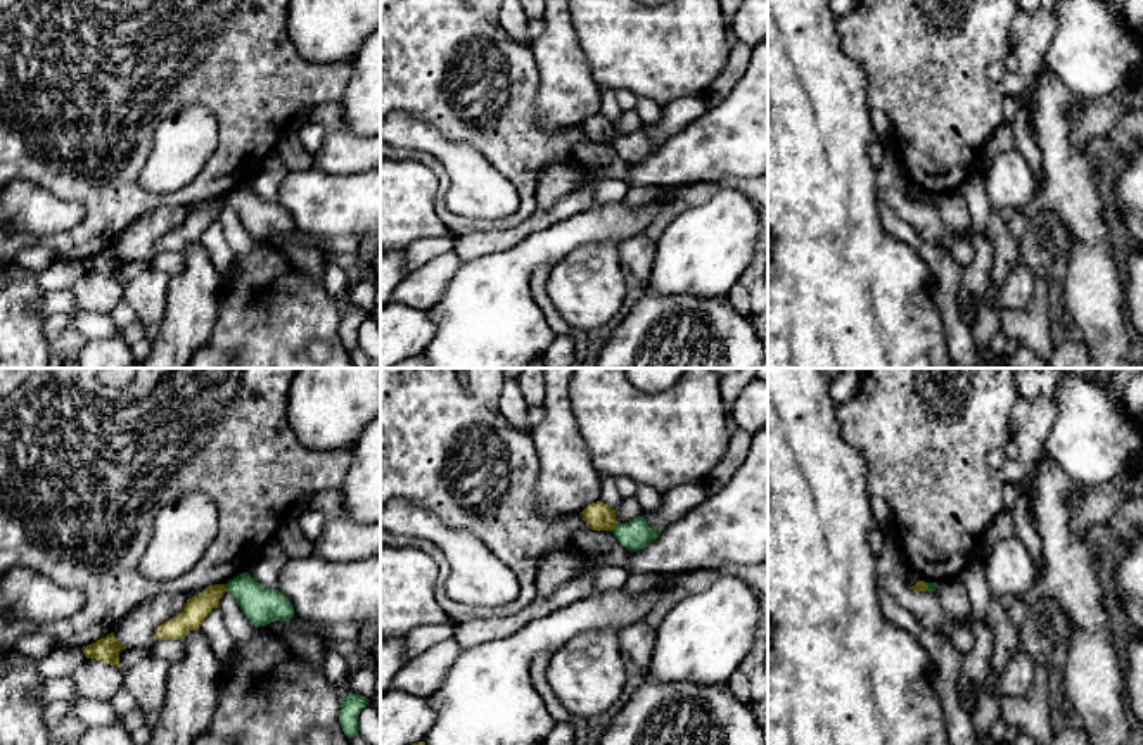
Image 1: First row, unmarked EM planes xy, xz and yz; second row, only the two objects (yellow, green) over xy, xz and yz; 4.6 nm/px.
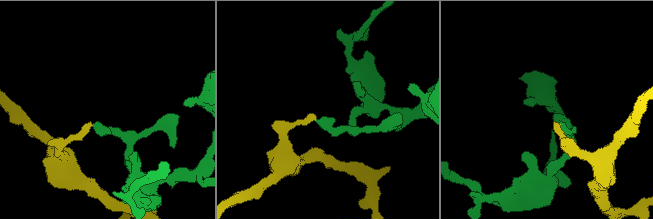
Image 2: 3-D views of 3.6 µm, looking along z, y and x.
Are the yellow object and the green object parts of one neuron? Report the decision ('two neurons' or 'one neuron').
two neurons

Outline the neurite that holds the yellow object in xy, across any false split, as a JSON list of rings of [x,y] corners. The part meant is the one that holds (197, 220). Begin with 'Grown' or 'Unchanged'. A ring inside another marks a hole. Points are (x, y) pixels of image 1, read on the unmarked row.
Unchanged. [[[211,197],[202,206],[187,213],[183,223],[161,237],[156,244],[156,252],[182,252],[190,244],[201,240],[202,233],[213,221],[218,221],[220,211],[227,204],[225,197]]]

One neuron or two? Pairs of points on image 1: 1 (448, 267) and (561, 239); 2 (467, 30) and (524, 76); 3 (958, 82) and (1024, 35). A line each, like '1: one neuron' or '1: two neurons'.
1: two neurons
2: one neuron
3: two neurons

